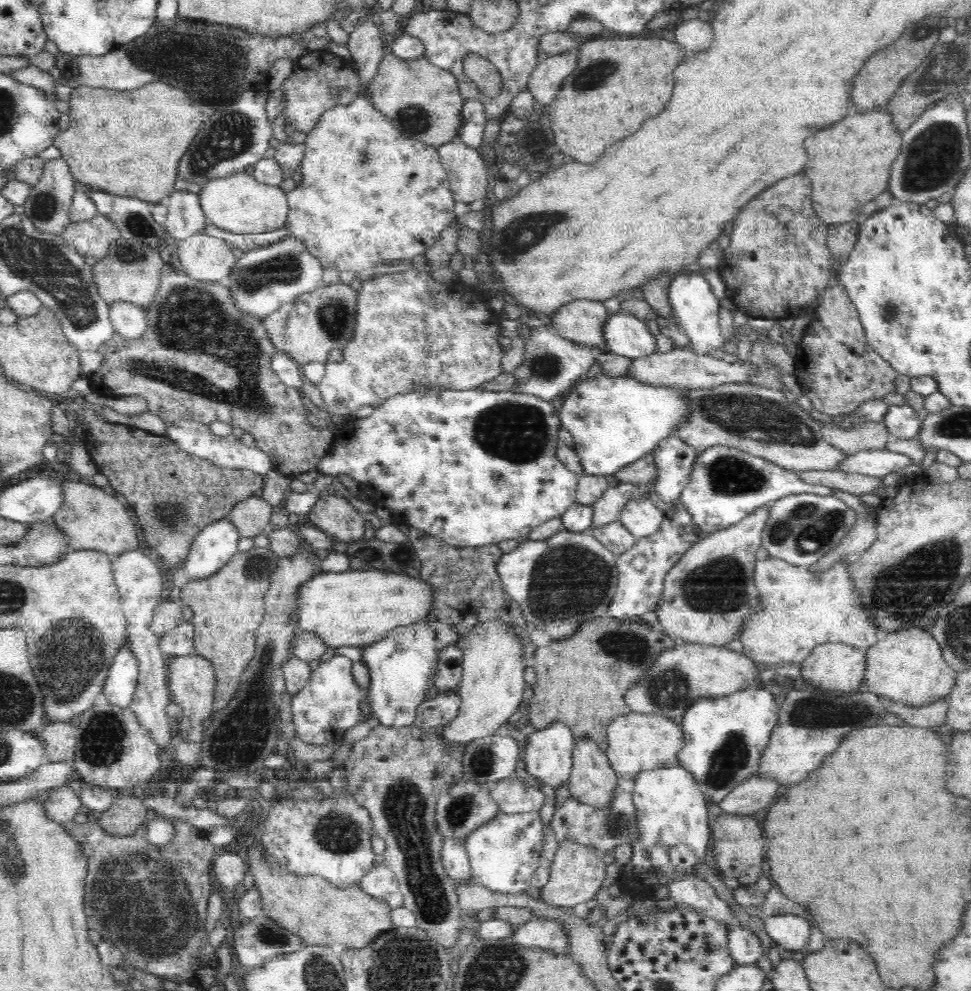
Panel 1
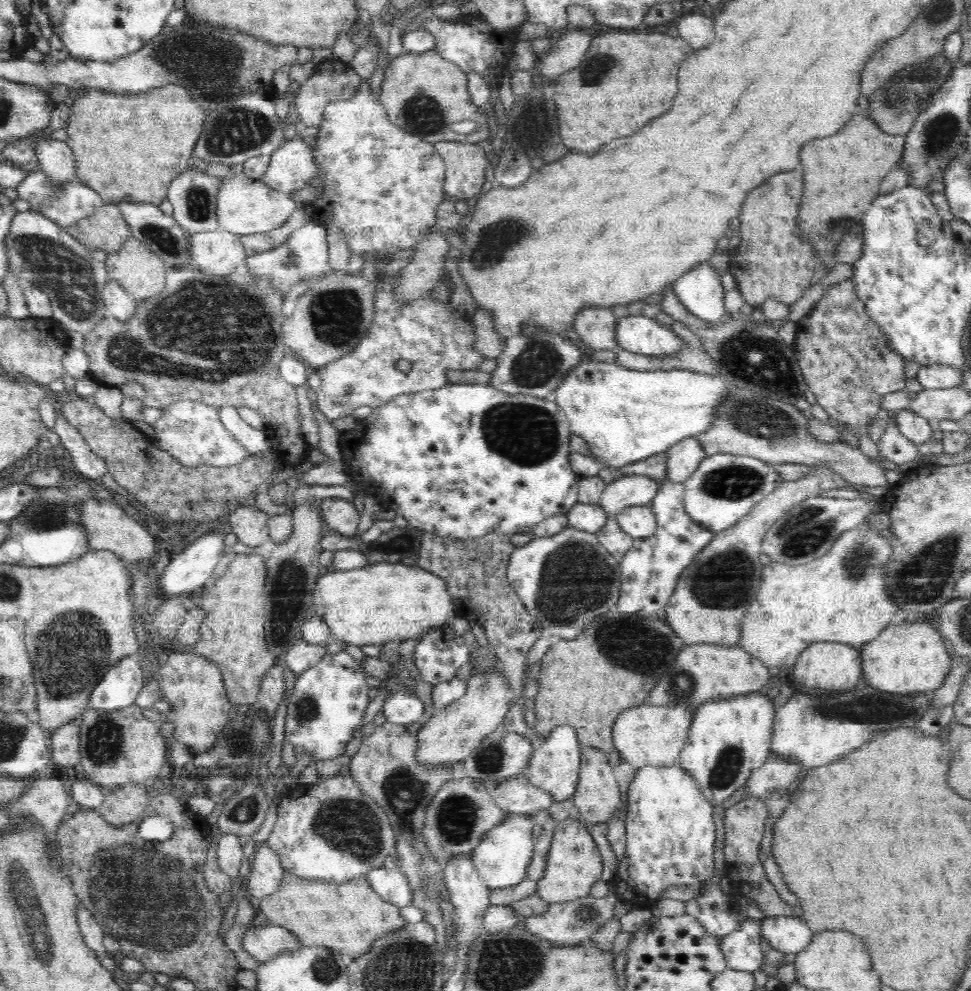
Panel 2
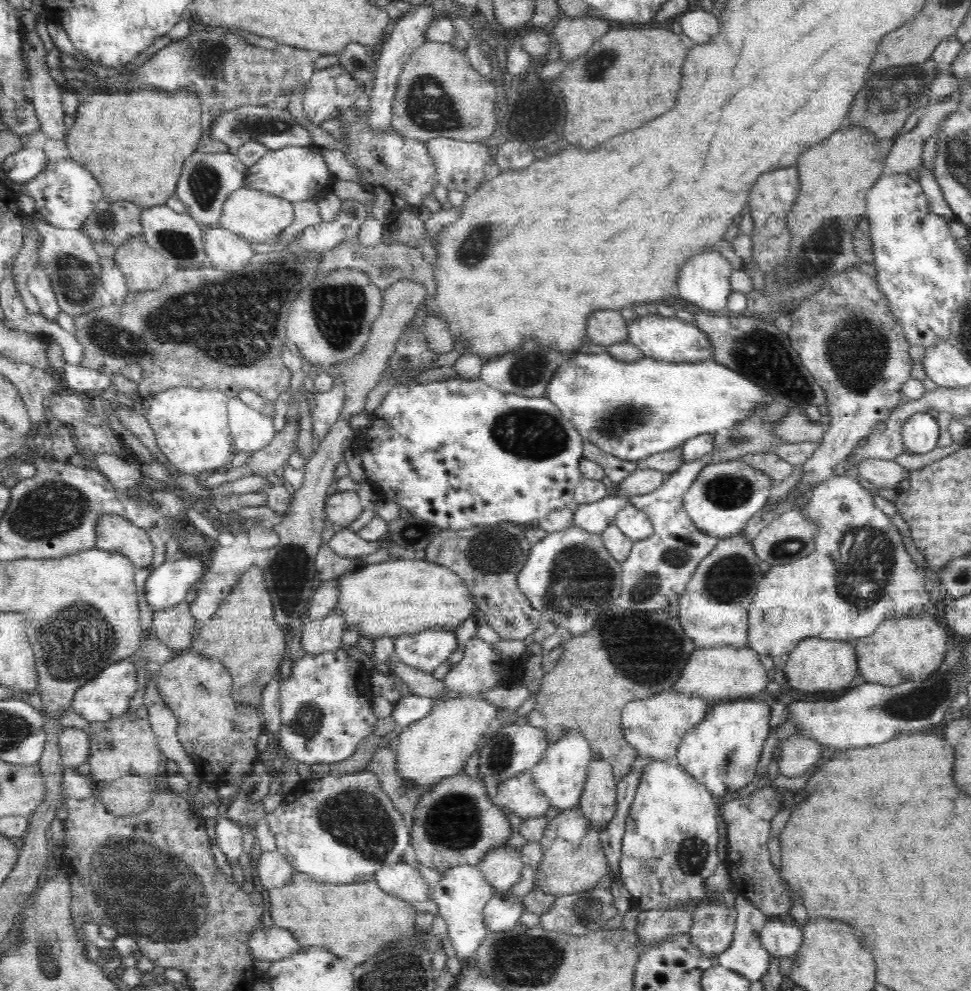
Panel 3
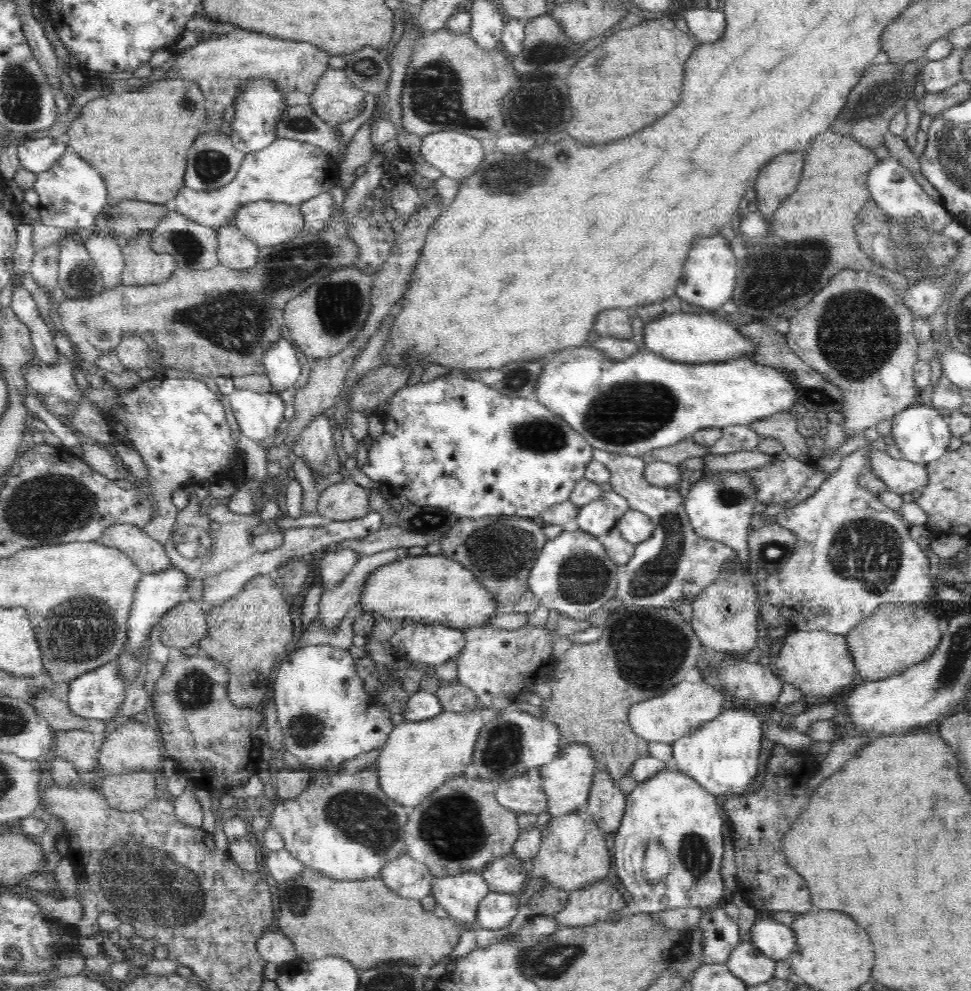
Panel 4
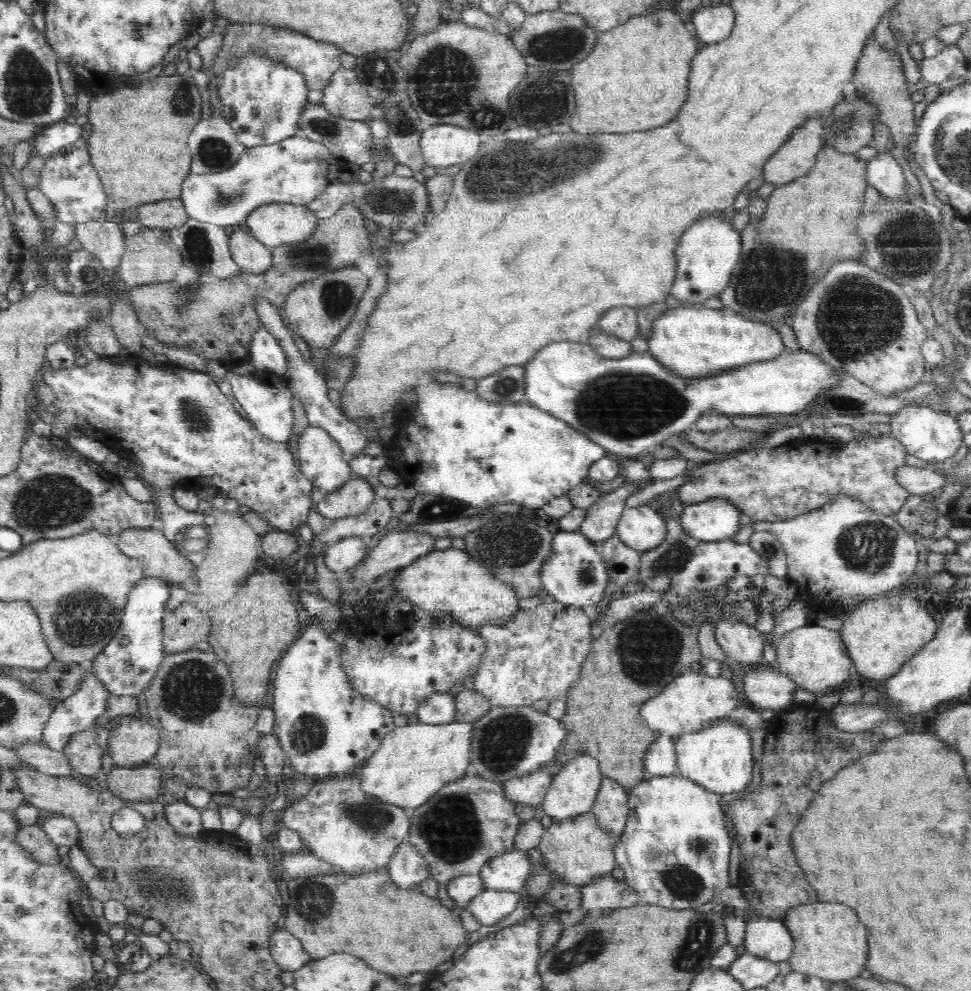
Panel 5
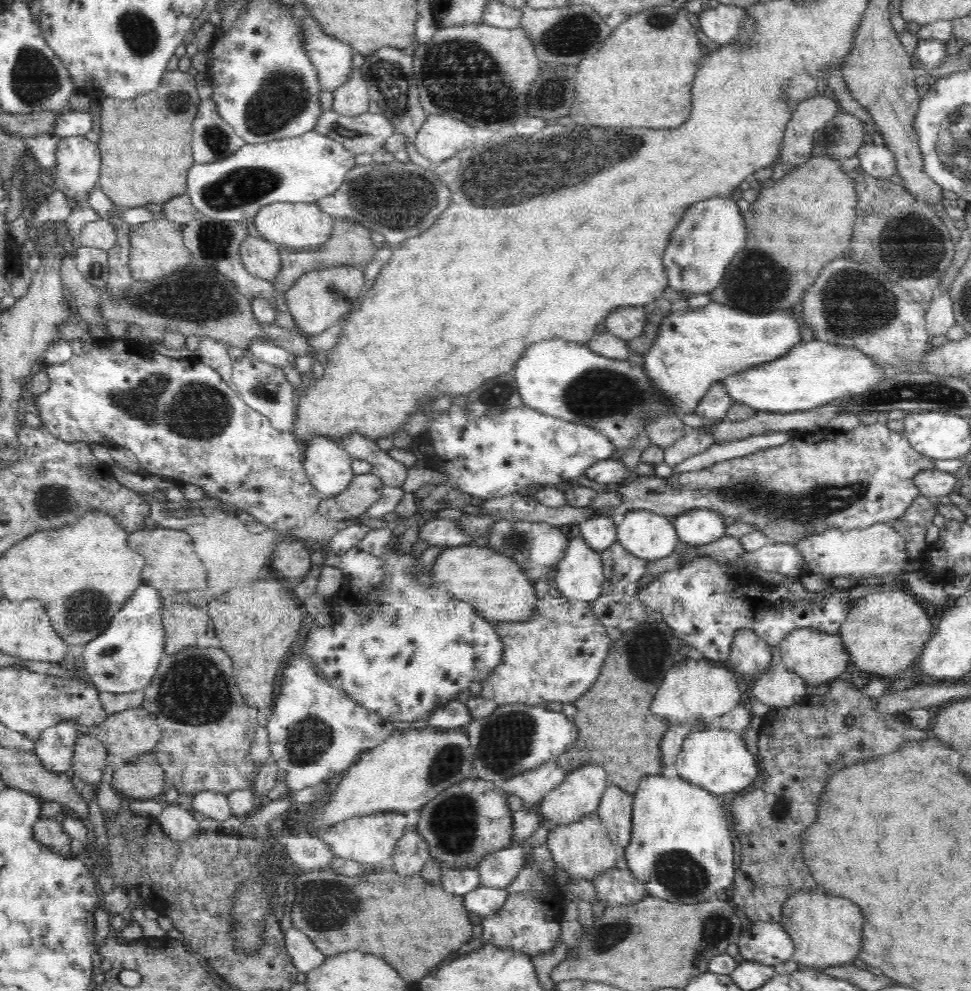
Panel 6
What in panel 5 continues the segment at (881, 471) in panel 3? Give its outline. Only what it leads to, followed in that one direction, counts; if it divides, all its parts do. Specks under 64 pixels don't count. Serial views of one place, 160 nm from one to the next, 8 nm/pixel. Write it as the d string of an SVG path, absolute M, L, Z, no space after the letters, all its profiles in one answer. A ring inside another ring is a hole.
M909 465L897 468L895 470L895 479L911 495L918 496L932 492L937 488L944 488L947 484L945 475L942 472Z

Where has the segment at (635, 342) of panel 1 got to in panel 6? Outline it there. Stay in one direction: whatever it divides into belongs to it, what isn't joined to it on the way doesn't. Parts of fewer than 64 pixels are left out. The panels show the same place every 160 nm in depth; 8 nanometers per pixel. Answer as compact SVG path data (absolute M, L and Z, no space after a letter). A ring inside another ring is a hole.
M712 302L704 308L694 310L675 310L662 321L658 334L644 356L644 371L650 381L664 393L664 397L672 405L672 413L681 416L694 412L700 399L708 392L708 388L718 380L742 372L750 367L772 362L791 350L801 341L800 325L794 314L775 311L767 314L752 315Z

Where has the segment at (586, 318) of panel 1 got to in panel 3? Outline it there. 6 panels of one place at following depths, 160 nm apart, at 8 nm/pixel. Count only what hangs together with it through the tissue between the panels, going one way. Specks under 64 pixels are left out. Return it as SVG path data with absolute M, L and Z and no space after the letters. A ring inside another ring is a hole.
M619 310L596 311L587 320L587 344L616 344L628 336L626 320Z

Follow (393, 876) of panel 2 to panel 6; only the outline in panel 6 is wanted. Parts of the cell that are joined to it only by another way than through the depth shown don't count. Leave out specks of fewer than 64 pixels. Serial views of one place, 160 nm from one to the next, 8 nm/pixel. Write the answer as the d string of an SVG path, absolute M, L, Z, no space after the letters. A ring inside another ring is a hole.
M409 827L392 853L391 867L400 876L414 876L424 868L430 856L426 841L415 831L414 827Z

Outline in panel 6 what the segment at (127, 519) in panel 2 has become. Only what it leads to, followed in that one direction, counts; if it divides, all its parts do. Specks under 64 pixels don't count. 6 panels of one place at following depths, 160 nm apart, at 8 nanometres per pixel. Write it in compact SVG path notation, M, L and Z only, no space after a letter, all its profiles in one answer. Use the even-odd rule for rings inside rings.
M163 528L142 529L131 532L127 540L128 548L135 550L145 558L141 577L144 584L159 591L164 588L188 592L206 588L206 567L197 555L193 538L184 530Z

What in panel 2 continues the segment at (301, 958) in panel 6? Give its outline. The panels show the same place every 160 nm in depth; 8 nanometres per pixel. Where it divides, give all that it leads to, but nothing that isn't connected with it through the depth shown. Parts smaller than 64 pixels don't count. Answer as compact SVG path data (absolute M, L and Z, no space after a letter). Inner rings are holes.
M269 924L264 926L264 928L253 928L250 926L249 930L244 934L244 938L242 938L242 946L254 960L263 963L274 958L277 954L298 950L301 944L298 942L298 938L286 928Z

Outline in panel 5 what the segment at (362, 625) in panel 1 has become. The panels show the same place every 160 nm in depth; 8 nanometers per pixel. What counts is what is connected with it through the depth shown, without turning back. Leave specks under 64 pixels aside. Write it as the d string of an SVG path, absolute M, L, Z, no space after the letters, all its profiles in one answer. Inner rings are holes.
M453 547L433 550L412 564L397 569L392 582L395 595L412 602L414 608L449 612L462 626L477 628L504 624L520 610L520 600L509 584L496 580L485 566L474 562L462 549Z

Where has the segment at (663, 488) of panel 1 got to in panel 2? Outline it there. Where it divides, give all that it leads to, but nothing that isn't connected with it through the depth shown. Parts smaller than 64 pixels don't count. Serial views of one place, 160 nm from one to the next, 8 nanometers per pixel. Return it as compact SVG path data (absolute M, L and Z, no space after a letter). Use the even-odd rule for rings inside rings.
M686 437L676 441L666 452L665 479L668 482L684 482L698 468L706 456L704 449L695 437Z

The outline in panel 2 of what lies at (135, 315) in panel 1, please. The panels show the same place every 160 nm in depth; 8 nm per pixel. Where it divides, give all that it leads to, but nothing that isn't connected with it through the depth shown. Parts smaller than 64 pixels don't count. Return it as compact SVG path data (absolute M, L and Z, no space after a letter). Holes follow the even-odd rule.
M107 280L102 294L107 316L126 322L136 315L137 302L115 280Z

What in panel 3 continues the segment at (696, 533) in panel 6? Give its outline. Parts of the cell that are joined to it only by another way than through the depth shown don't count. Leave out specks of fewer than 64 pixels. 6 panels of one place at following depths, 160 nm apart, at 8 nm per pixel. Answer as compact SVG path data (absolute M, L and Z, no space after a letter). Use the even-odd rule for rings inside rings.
M742 459L704 465L684 495L683 505L694 525L710 537L724 538L744 530L755 514L760 514L770 496L773 478Z

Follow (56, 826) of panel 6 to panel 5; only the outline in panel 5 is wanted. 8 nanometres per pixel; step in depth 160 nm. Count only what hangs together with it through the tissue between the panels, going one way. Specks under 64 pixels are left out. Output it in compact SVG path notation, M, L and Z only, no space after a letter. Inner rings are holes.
M29 825L17 830L15 843L29 854L32 860L40 864L58 865L61 859L57 847L37 825Z

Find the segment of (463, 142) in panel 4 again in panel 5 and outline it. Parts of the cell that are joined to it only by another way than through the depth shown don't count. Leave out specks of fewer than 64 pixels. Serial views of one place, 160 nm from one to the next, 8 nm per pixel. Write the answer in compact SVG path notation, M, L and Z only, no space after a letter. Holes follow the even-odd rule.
M436 124L424 130L419 147L427 165L446 169L477 158L480 136L453 124Z

